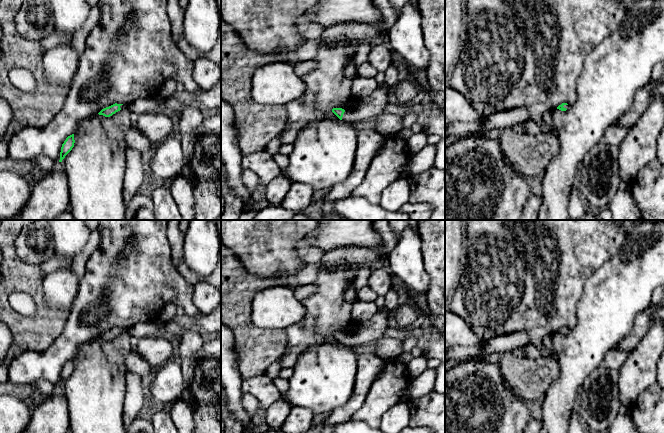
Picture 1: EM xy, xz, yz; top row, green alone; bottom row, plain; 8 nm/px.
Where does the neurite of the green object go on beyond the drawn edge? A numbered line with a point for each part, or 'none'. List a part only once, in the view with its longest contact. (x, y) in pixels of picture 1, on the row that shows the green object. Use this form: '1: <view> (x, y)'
1: xz (371, 106)

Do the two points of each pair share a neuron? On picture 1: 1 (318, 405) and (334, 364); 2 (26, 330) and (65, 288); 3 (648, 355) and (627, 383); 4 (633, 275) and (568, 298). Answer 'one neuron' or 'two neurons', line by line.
1: one neuron
2: two neurons
3: one neuron
4: two neurons

